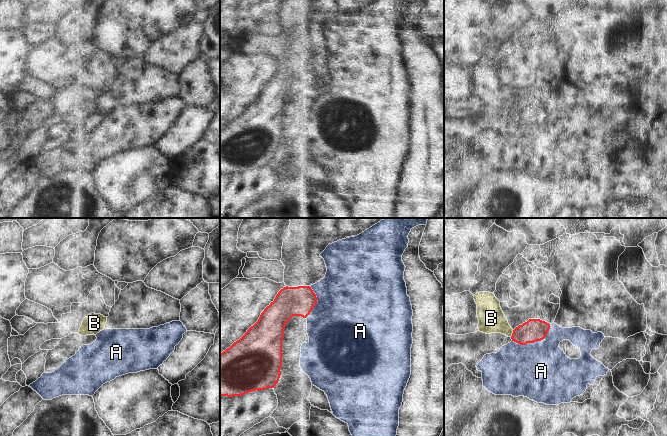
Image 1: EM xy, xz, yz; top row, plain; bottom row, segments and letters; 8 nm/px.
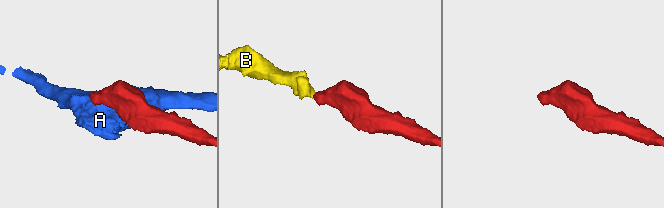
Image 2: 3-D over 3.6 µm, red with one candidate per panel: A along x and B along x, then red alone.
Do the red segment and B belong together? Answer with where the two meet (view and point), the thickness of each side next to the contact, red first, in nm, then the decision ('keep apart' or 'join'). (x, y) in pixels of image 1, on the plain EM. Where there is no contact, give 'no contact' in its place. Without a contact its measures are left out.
contact yz (512, 109); calibres 180 and 220 nm; join

